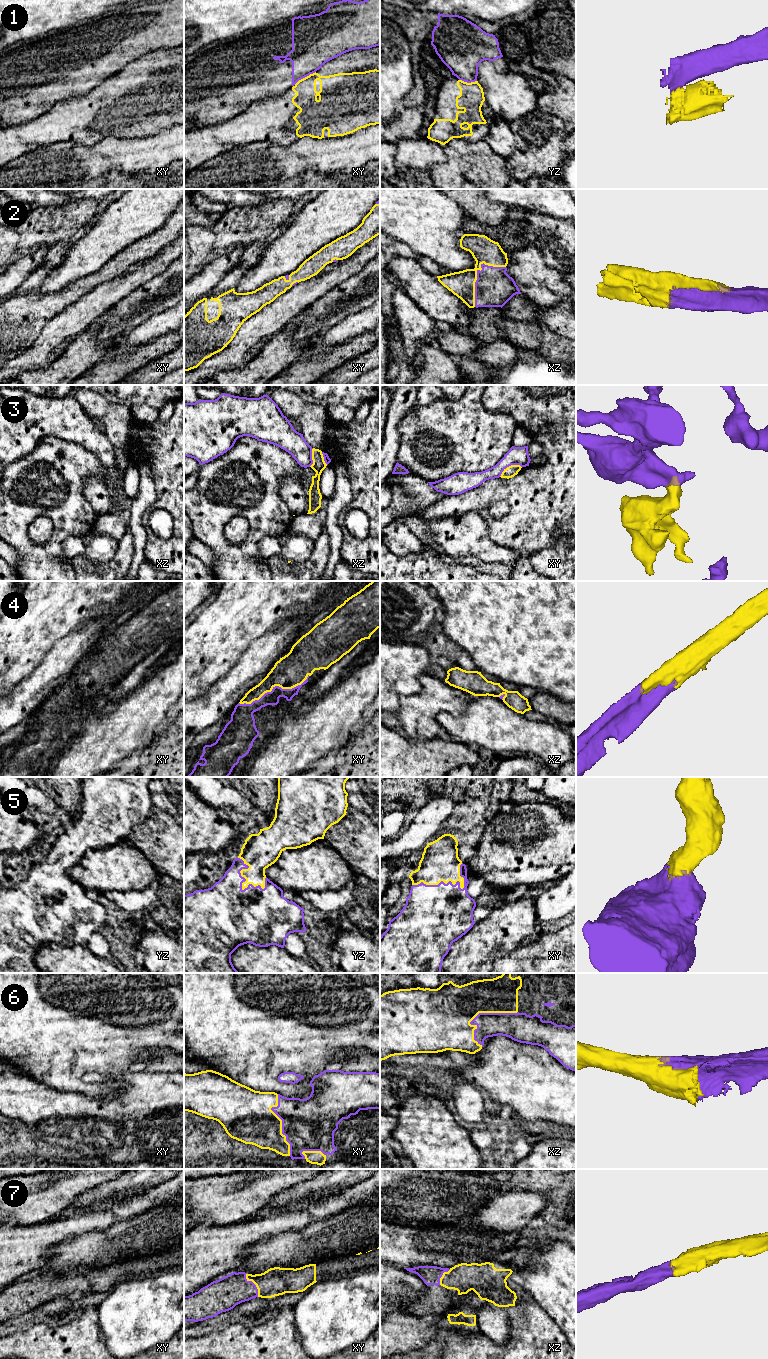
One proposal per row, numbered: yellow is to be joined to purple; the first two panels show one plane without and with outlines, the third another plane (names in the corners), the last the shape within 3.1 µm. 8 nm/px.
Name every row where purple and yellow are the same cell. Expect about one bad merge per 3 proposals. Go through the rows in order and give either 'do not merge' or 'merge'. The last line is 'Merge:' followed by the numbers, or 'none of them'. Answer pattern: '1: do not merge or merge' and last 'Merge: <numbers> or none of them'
1: do not merge
2: merge
3: do not merge
4: merge
5: merge
6: merge
7: merge
Merge: 2, 4, 5, 6, 7

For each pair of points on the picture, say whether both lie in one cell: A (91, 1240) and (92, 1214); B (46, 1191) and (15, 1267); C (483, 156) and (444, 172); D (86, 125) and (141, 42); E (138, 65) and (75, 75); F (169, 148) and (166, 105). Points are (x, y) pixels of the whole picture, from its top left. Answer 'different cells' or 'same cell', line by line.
A: different cells
B: different cells
C: same cell
D: different cells
E: different cells
F: different cells

